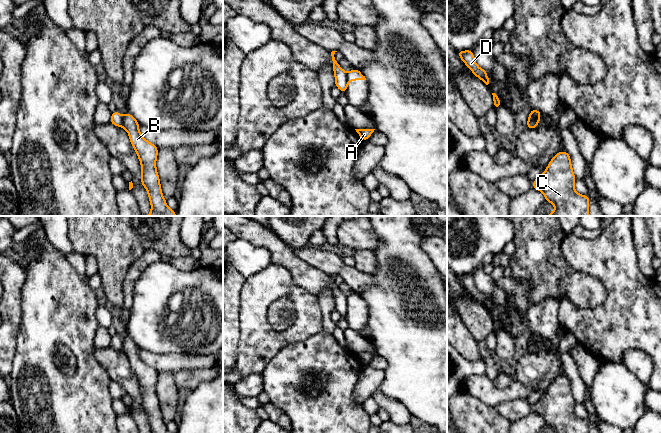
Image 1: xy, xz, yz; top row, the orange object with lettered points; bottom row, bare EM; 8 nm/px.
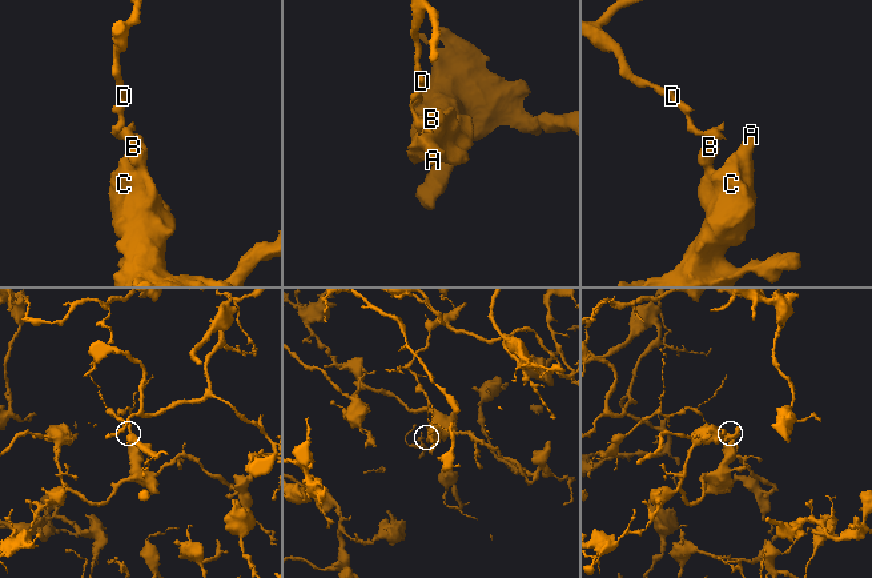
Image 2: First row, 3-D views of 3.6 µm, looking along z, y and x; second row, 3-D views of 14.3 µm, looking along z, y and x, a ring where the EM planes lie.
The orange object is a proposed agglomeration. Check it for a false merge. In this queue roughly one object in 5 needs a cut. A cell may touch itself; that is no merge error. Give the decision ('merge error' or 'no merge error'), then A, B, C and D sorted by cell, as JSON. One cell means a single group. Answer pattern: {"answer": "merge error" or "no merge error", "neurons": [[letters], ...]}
{"answer": "merge error", "neurons": [["A", "B", "C"], ["D"]]}

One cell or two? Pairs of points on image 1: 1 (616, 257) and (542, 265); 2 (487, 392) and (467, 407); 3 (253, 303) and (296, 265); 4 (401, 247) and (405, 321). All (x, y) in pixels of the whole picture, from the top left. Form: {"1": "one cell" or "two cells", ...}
{"1": "two cells", "2": "two cells", "3": "two cells", "4": "one cell"}

